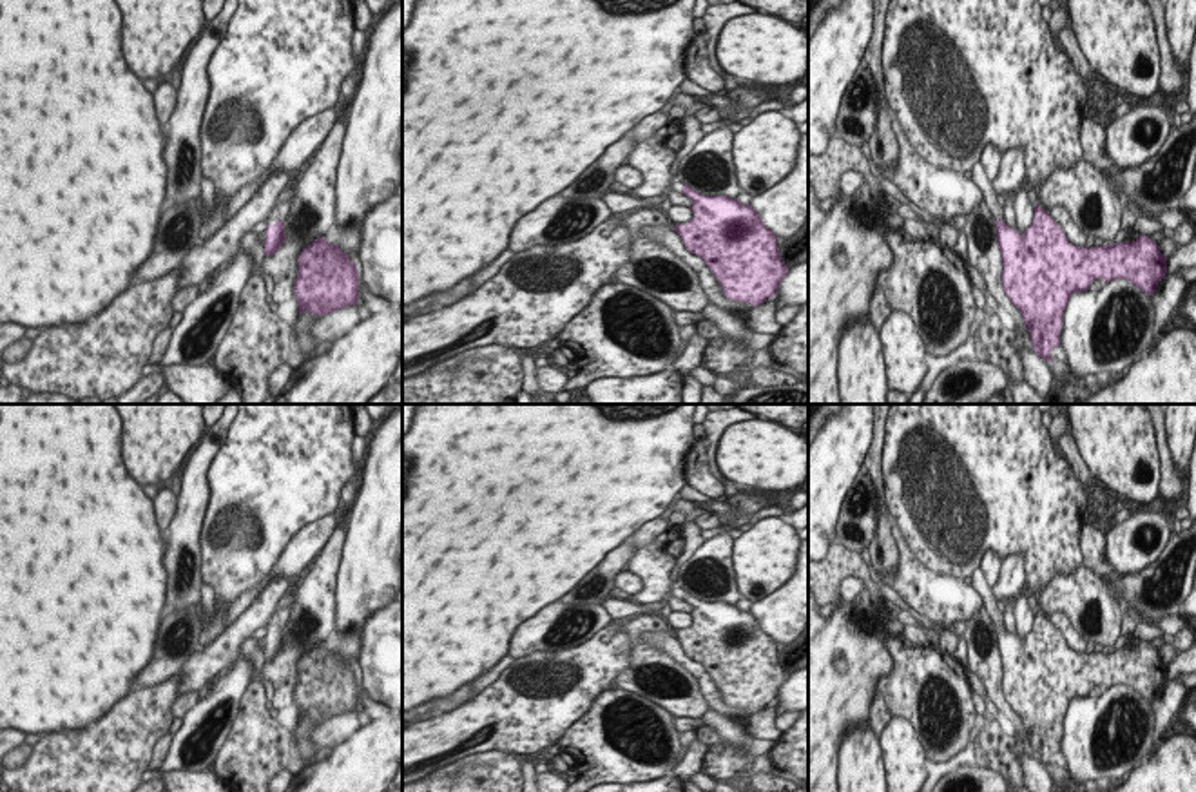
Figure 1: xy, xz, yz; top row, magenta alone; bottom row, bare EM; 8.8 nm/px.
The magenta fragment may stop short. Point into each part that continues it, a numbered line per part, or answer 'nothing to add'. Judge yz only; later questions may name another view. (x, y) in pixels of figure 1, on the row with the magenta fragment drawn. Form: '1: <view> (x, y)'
1: yz (977, 174)

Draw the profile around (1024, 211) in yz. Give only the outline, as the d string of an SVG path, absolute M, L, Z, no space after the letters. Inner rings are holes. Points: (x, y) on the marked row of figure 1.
M1024 185L1013 201L1013 210L1017 216L1017 232L1024 236L1024 232L1031 227L1035 221L1035 203L1029 201L1027 198L1029 188Z

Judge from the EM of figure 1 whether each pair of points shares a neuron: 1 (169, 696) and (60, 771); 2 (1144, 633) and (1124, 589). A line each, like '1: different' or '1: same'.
1: same
2: different

